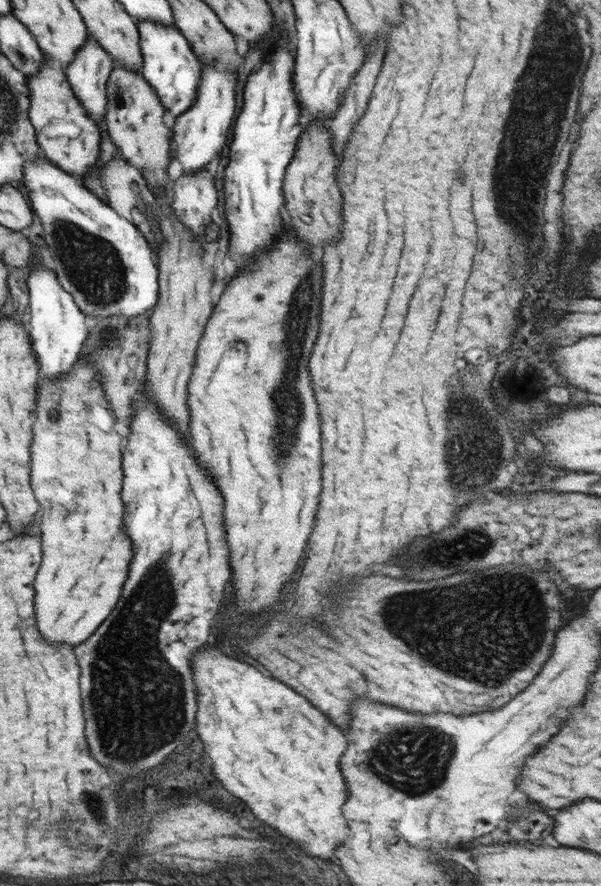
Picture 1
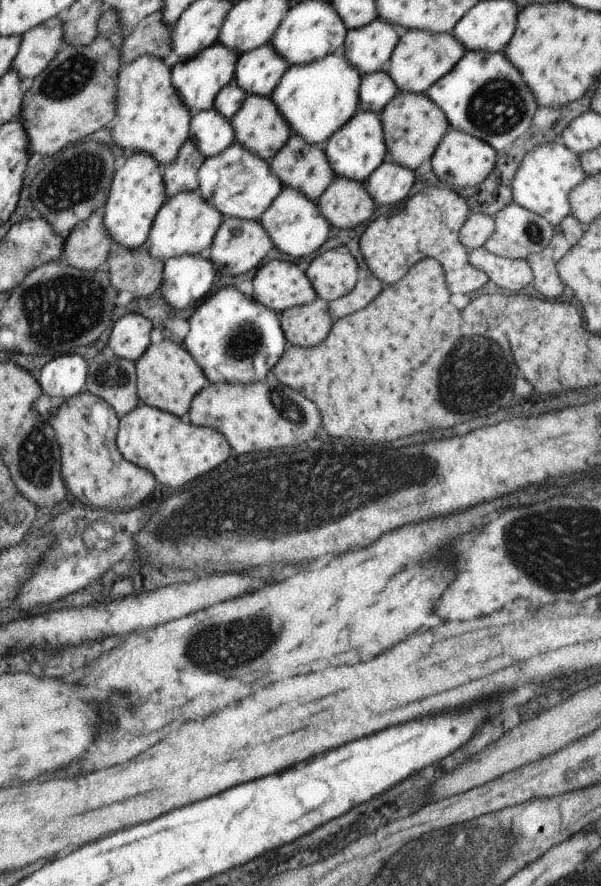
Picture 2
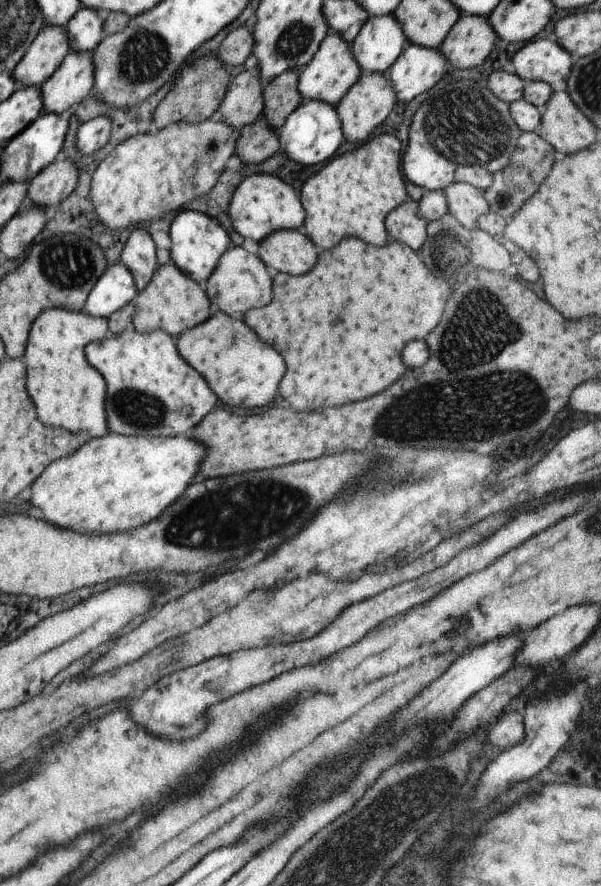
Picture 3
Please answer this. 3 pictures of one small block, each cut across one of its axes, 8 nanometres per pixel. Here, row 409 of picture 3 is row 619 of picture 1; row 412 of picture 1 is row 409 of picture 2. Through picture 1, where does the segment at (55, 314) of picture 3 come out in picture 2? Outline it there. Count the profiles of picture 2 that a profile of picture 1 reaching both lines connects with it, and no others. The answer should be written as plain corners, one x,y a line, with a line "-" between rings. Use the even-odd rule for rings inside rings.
90,391
70,399
44,394
38,406
44,416
52,416
52,428
60,432
60,444
64,444
64,480
68,480
68,488
72,488
79,504
127,511
146,500
156,488
155,473
126,460
116,448
118,416
107,400

